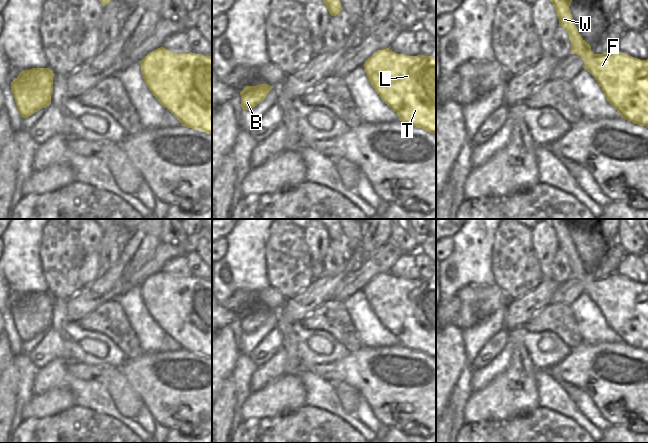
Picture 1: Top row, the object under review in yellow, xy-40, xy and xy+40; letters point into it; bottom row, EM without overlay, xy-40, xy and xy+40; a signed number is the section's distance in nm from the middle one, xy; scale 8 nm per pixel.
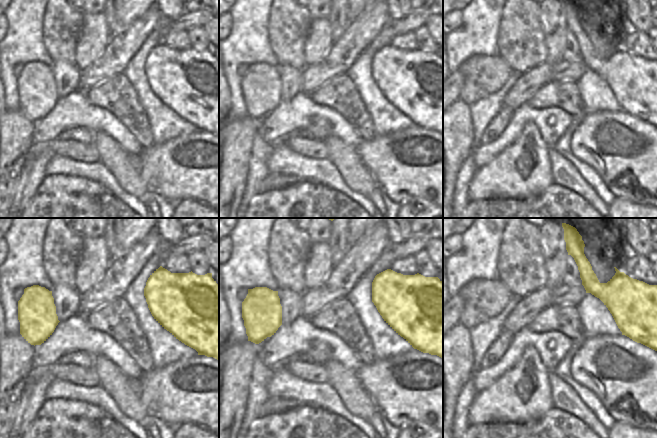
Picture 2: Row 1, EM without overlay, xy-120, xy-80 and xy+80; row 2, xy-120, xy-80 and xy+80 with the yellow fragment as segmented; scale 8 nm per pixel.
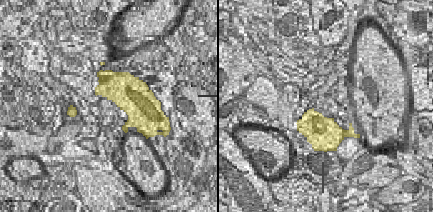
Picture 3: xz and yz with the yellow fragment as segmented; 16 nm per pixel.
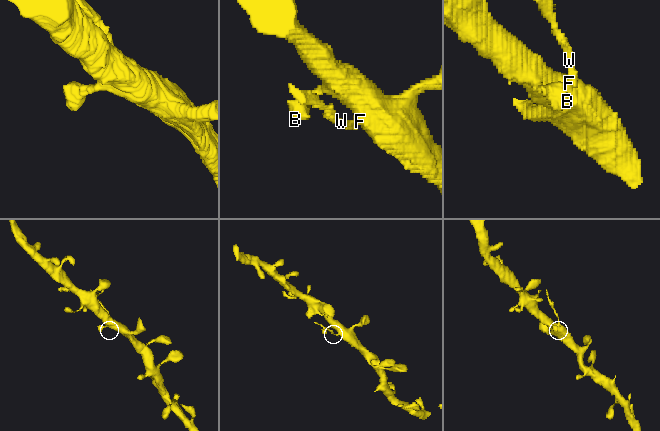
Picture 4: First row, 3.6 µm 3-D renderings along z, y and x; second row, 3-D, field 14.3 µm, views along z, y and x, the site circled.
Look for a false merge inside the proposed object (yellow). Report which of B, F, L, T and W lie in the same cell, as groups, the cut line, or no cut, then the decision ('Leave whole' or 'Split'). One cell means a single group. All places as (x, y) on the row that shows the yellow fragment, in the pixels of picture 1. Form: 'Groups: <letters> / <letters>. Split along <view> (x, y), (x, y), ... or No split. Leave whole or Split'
Groups: B F L T / W. Split along xy+40 (590, 49), (589, 68), (591, 74). Split

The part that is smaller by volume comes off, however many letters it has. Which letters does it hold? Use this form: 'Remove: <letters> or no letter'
Remove: W

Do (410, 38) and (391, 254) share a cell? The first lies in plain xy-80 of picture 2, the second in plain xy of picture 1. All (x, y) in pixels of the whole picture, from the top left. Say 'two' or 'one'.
two

